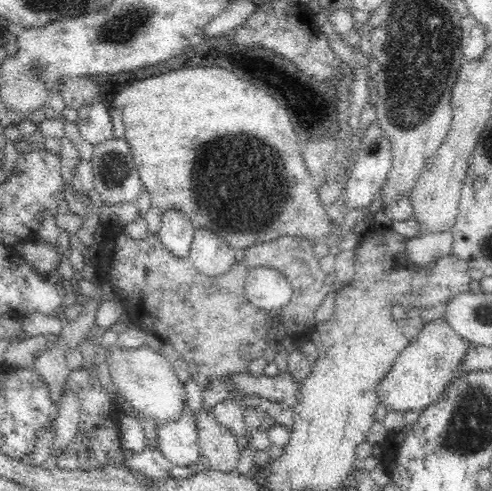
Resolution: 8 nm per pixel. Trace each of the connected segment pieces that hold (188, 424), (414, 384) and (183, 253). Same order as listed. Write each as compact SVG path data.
M188 406L176 420L166 421L156 426L156 449L178 467L192 467L202 462L198 450L198 428Z
M444 319L432 320L422 328L422 331L416 336L413 342L398 356L395 364L386 374L386 377L377 387L379 397L378 403L384 403L386 410L394 410L400 413L406 411L421 411L429 404L436 402L438 398L446 391L446 388L457 378L458 365L460 365L468 350L472 346L466 340L463 340Z
M170 209L163 213L161 227L156 234L174 256L186 258L189 256L190 244L196 232L195 226L181 210Z

